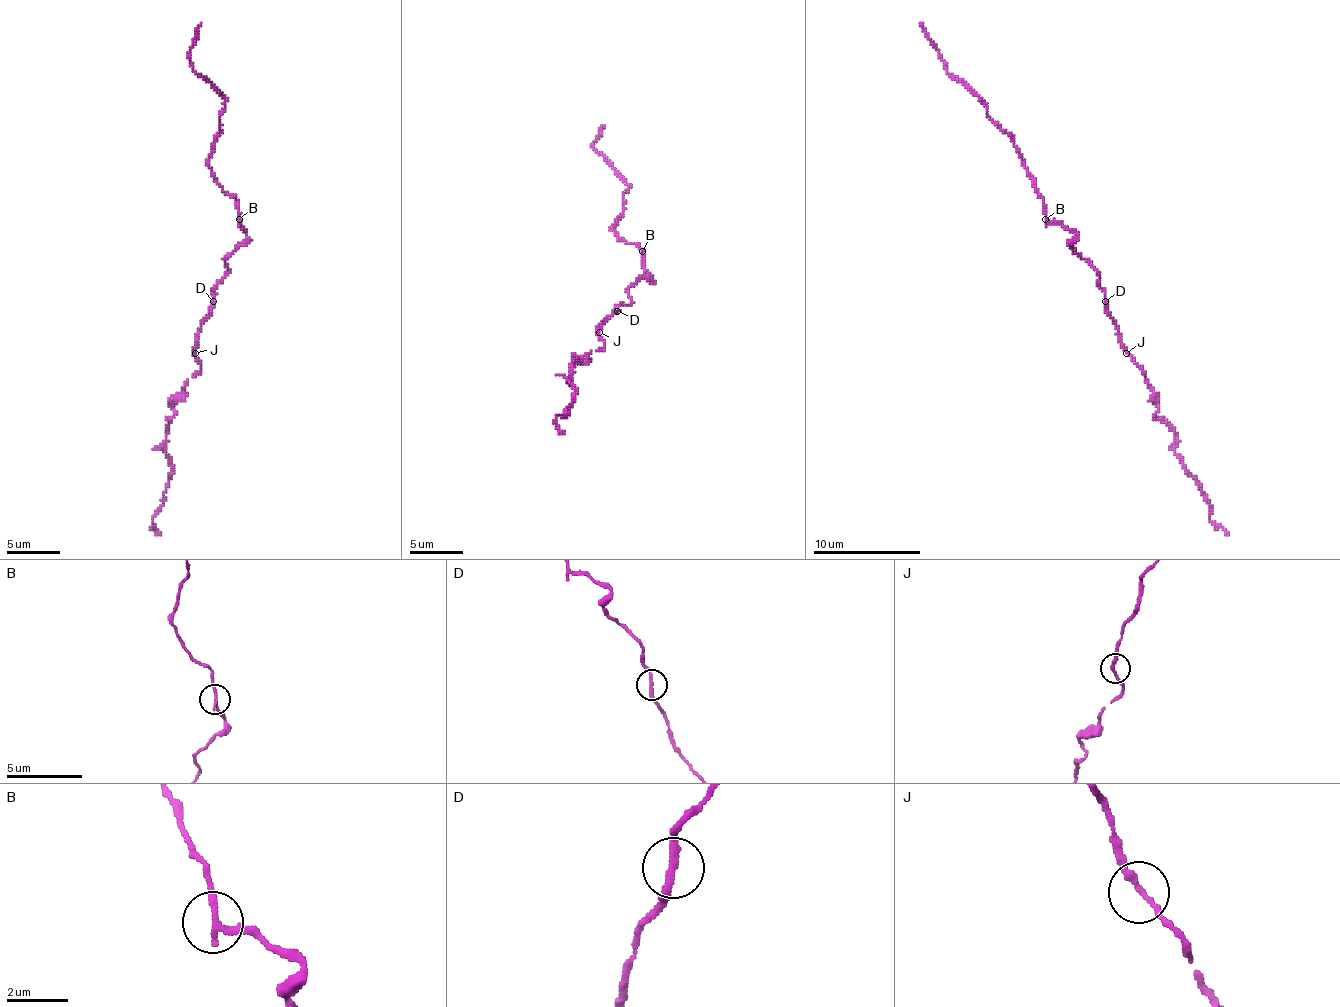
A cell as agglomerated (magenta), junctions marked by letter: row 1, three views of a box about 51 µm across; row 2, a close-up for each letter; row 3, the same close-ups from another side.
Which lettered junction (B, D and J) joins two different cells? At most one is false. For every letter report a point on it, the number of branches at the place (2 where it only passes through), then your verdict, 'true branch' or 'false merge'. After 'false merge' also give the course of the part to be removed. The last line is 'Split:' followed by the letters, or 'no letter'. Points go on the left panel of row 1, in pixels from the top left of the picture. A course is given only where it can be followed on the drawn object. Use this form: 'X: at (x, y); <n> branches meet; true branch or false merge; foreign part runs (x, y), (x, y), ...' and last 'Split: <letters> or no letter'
B: at (239, 219); 2 branches meet; true branch
D: at (213, 301); 2 branches meet; true branch
J: at (195, 353); 2 branches meet; true branch
Split: no letter

